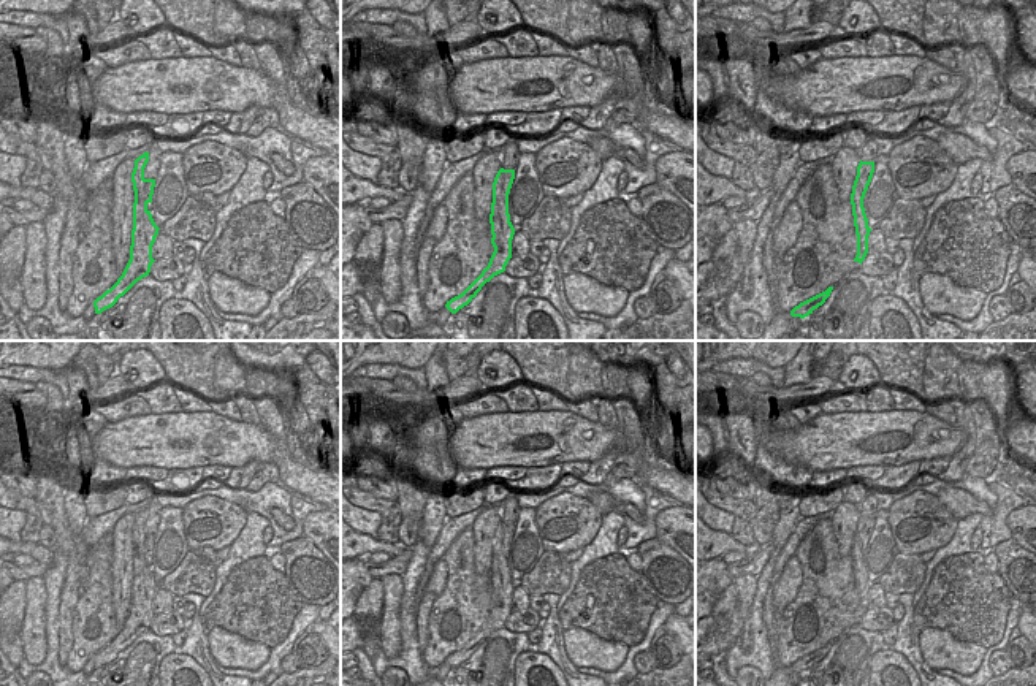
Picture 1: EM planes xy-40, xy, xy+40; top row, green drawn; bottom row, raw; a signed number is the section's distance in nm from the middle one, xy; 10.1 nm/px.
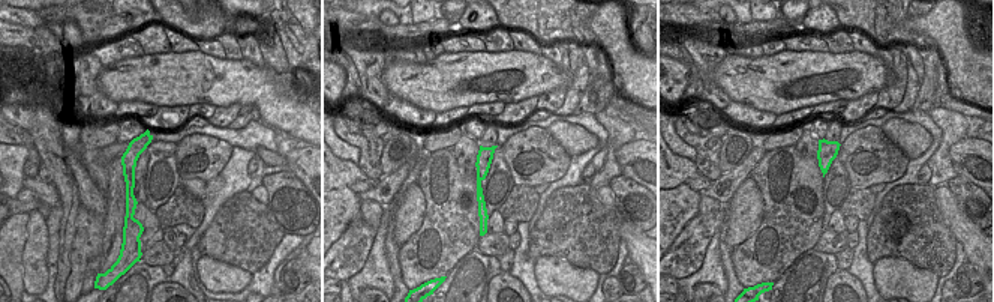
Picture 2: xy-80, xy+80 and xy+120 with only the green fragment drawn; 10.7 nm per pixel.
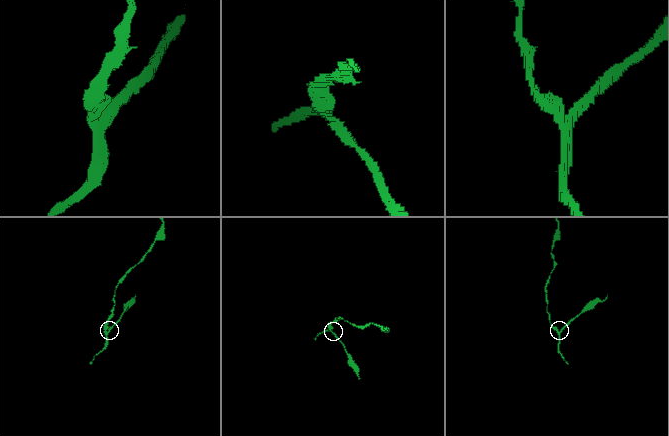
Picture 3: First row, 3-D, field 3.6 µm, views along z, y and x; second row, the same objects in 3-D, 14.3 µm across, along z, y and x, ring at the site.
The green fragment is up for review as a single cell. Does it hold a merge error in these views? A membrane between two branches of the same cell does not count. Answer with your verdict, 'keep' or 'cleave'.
cleave

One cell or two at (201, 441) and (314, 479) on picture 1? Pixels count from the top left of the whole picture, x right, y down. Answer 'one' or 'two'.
one

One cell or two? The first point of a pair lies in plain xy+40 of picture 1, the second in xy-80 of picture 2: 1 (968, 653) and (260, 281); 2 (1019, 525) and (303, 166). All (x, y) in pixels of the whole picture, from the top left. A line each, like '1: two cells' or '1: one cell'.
1: two cells
2: one cell

